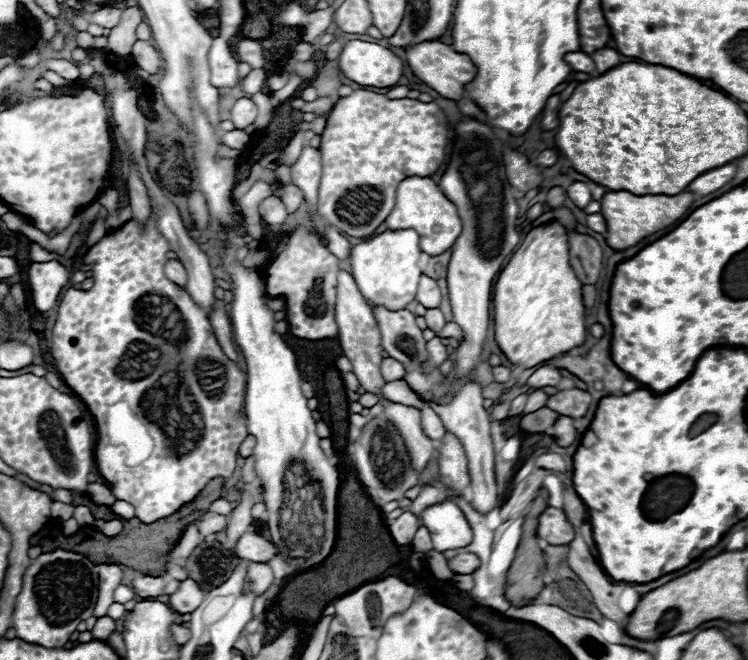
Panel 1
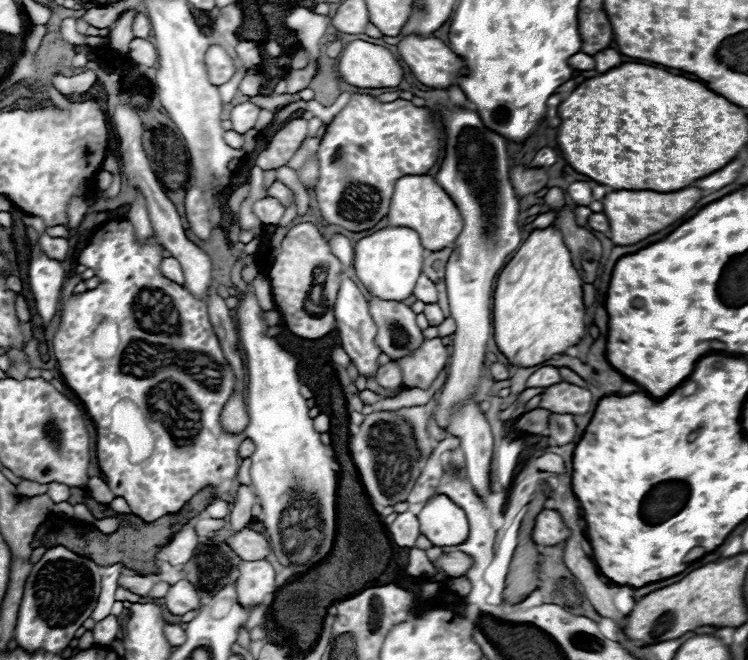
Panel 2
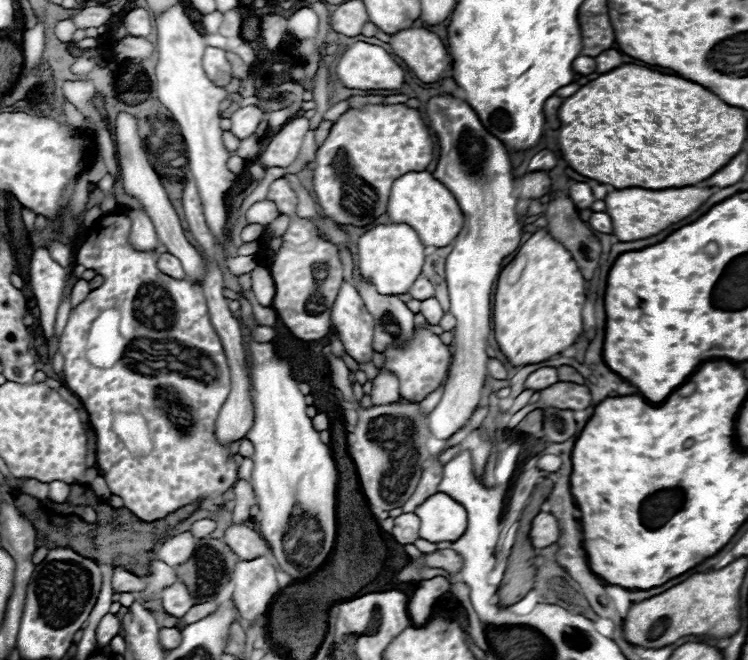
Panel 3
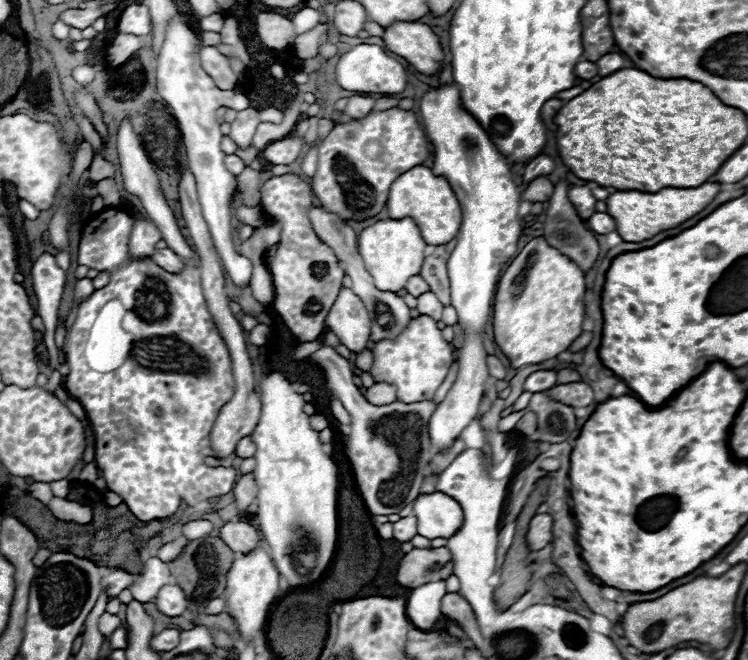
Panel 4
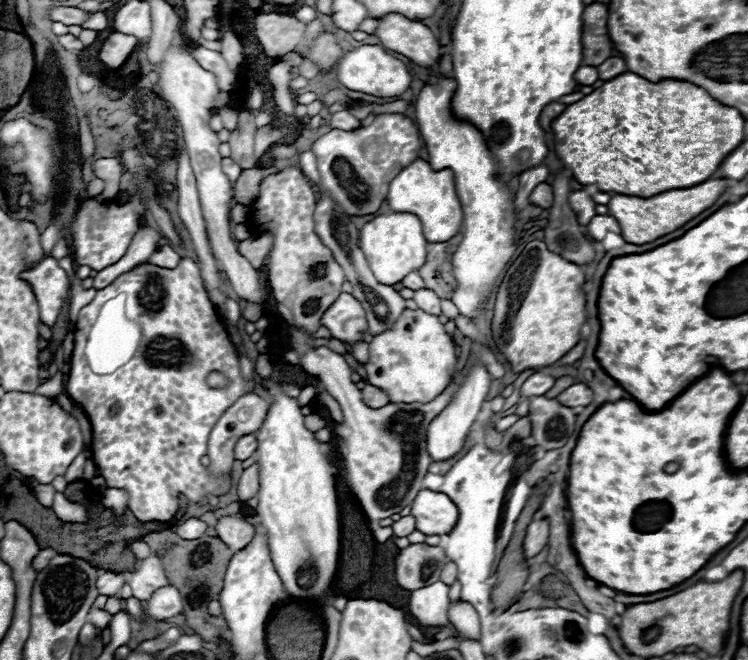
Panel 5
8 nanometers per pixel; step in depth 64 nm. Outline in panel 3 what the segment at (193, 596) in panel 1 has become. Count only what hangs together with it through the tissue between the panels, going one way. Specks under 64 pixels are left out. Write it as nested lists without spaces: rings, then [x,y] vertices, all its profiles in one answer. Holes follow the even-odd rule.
[[[176,582],[176,584],[168,586],[168,588],[164,588],[162,606],[170,616],[182,618],[194,606],[194,598],[192,598],[190,590],[182,582]]]

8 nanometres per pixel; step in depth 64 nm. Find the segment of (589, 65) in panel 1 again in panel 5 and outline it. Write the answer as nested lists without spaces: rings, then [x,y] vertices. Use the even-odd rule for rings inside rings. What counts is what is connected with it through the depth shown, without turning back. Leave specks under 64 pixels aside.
[[[580,66],[580,70],[576,70],[576,82],[590,86],[598,80],[598,70],[594,66]]]

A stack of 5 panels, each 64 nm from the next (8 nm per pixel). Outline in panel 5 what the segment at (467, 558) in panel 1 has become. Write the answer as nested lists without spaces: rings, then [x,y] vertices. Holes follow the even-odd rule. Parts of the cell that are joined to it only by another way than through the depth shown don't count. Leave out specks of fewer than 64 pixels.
[[[410,544],[396,558],[396,582],[406,590],[418,590],[440,580],[440,570],[448,562],[444,548]]]

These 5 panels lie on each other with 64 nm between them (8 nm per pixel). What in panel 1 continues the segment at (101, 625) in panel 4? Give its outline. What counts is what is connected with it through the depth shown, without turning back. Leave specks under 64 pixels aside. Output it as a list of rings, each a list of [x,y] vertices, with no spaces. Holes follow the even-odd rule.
[[[102,616],[102,618],[98,618],[96,626],[92,628],[92,634],[94,634],[96,640],[108,640],[108,636],[110,636],[114,630],[116,630],[114,620],[112,620],[110,616]]]

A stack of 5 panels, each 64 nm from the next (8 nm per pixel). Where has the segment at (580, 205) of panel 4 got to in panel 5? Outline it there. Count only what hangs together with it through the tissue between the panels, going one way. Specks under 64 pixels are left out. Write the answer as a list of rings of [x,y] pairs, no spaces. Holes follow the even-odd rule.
[[[576,190],[576,192],[572,192],[570,194],[570,198],[568,198],[568,202],[570,202],[570,206],[572,206],[572,210],[576,212],[576,216],[578,216],[578,222],[582,224],[582,226],[586,226],[594,216],[596,216],[596,212],[594,212],[594,200],[590,198],[590,194],[586,192],[586,190]]]

